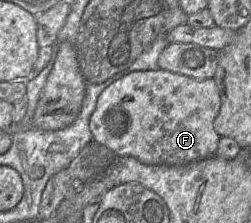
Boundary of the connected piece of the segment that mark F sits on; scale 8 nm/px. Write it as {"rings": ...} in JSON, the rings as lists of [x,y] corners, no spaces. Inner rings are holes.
{"rings":[[[163,69],[133,71],[116,80],[102,91],[98,98],[96,109],[90,118],[90,131],[93,135],[93,140],[99,142],[102,145],[105,145],[114,151],[117,156],[131,156],[148,165],[183,165],[216,155],[221,136],[215,131],[213,122],[220,111],[220,107],[220,94],[213,78],[195,79]]]}

